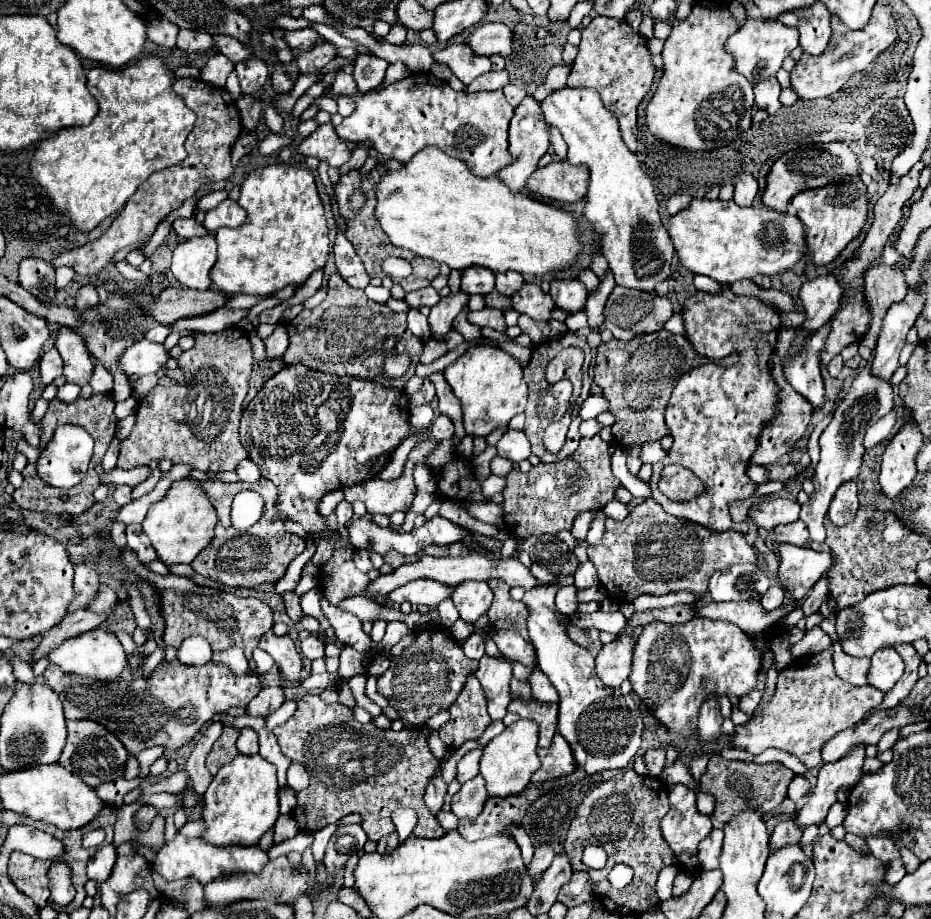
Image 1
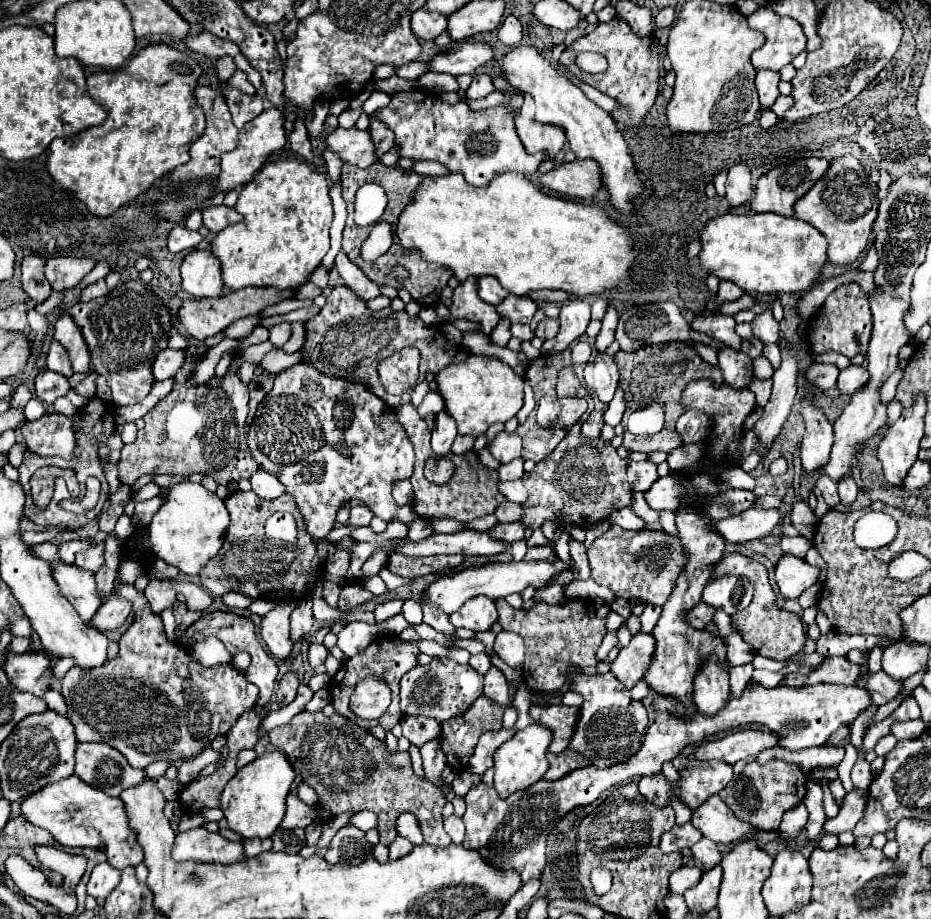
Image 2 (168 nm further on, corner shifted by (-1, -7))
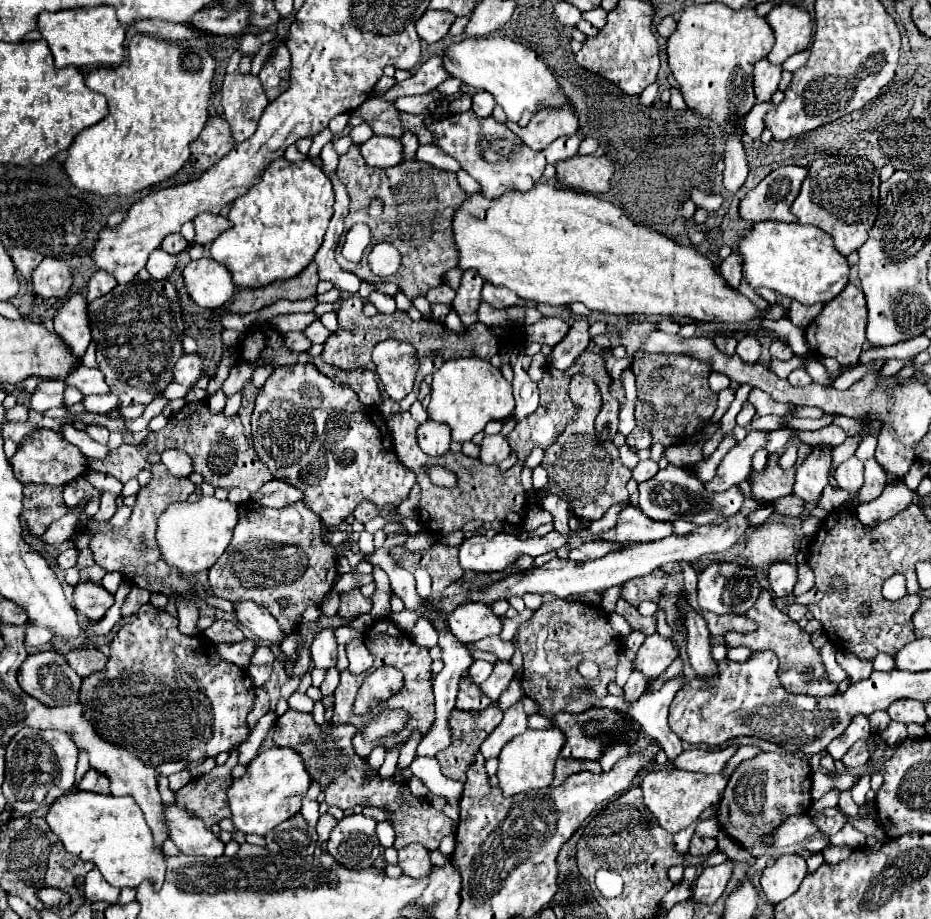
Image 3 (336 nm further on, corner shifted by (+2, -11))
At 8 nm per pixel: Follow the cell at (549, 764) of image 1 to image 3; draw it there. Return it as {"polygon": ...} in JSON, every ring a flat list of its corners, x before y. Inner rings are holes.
{"polygon":[[559,758,557,764,555,764,555,778,553,778,553,786,559,786,567,776,575,774,575,772,581,772,581,770,589,770,589,772,603,772,601,766,593,760,565,760,565,758]]}

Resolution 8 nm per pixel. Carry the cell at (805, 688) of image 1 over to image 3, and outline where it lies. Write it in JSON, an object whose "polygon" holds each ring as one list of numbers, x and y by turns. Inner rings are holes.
{"polygon":[[731,744,721,750,685,750,681,752,673,764,675,768,681,770,691,770,691,772,703,772,703,774,717,774,725,768,725,764,731,760,731,756,739,750,737,744]]}

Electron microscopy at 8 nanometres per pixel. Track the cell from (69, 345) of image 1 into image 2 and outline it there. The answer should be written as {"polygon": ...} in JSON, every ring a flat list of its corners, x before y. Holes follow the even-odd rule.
{"polygon":[[70,314,58,318,58,322,54,326,54,338,68,350,74,372,88,372,88,368,90,368,88,344]]}

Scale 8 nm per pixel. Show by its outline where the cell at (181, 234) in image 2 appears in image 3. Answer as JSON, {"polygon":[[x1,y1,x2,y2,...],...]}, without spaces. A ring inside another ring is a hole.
{"polygon":[[177,232,177,234,169,234,163,242,161,242,161,250,165,250,167,254,181,254,183,250,187,250,189,242]]}

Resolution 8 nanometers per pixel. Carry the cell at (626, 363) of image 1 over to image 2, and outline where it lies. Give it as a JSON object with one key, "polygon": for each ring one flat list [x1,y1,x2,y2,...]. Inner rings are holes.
{"polygon":[[672,342,672,344,658,344,658,346,644,346,636,352,618,352,616,356,616,364,620,368,620,386,624,388,626,392,626,400,628,400,628,410,624,414,624,422,622,426,626,426,626,418,630,416,632,408,634,408,634,402,644,408,652,402,662,402,664,408,666,408,666,426,660,434,654,434,654,436,634,436,630,432,624,432,624,448,628,448,630,452,656,452,656,450,664,450,664,452,670,452,678,446,682,446,682,438,680,434,676,432,676,420,678,416,682,416,684,408,680,404,680,398,682,398,682,392,686,388,688,382,694,382,694,380,712,380,712,384,720,386,722,382,722,374,718,368,712,368,710,364,706,364,700,354,690,348,690,346,684,346,682,342]]}

